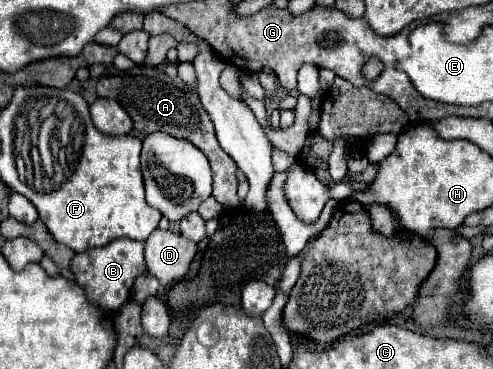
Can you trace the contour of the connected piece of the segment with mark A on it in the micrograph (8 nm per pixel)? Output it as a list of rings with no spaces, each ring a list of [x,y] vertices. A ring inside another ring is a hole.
[[[102,76],[96,84],[96,92],[102,98],[112,98],[128,110],[134,130],[142,134],[152,132],[166,132],[178,138],[190,140],[194,146],[198,146],[210,160],[212,174],[214,174],[214,192],[212,196],[222,202],[224,206],[238,206],[240,198],[236,194],[238,178],[236,178],[236,164],[232,158],[220,148],[212,120],[208,118],[206,110],[202,108],[196,90],[180,90],[172,82],[160,82],[148,76]]]

